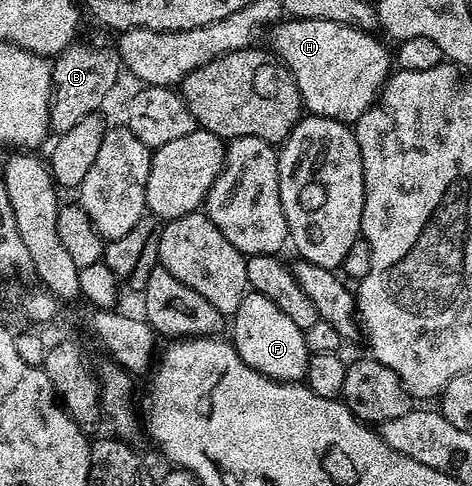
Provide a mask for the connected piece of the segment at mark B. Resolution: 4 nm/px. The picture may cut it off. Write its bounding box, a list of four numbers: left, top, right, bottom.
[49,41,121,135]

